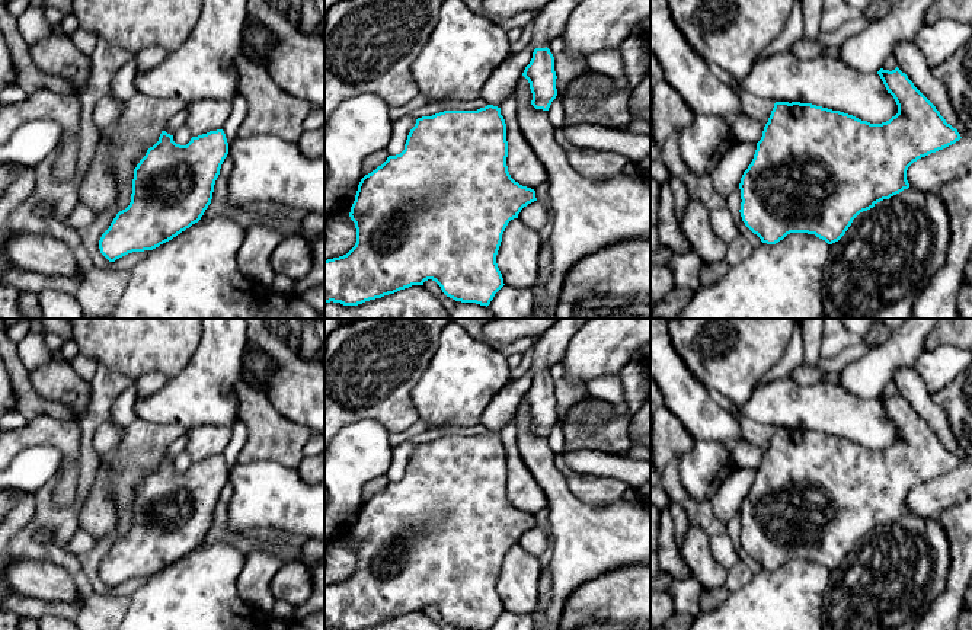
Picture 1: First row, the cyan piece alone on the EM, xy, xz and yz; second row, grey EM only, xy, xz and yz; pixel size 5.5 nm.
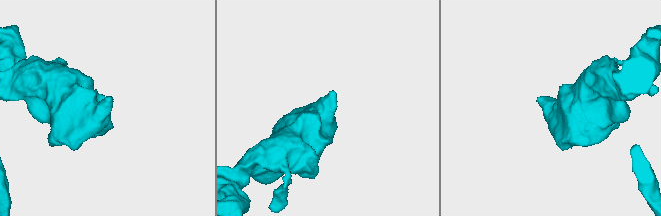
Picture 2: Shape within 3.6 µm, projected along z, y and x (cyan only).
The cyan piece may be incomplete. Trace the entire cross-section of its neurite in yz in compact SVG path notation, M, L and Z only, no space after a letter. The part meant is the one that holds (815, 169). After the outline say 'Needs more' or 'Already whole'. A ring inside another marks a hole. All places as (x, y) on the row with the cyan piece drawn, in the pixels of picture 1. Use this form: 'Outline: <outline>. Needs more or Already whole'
Outline: M898 67L892 71L880 68L877 74L898 105L898 113L882 124L812 103L774 103L754 159L739 183L742 221L762 243L776 244L790 233L815 234L828 244L838 242L860 212L909 188L907 170L914 162L962 138Z. Already whole

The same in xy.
Outline: M223 129L192 137L186 145L176 144L173 135L162 131L159 141L150 147L134 169L130 205L119 211L99 240L100 253L109 260L132 253L153 250L198 223L211 204L215 180L228 154L228 143Z. Already whole

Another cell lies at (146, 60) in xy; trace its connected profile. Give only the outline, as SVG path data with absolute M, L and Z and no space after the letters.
M150 47L134 54L137 73L147 73L157 67L166 58L167 51L162 47Z

